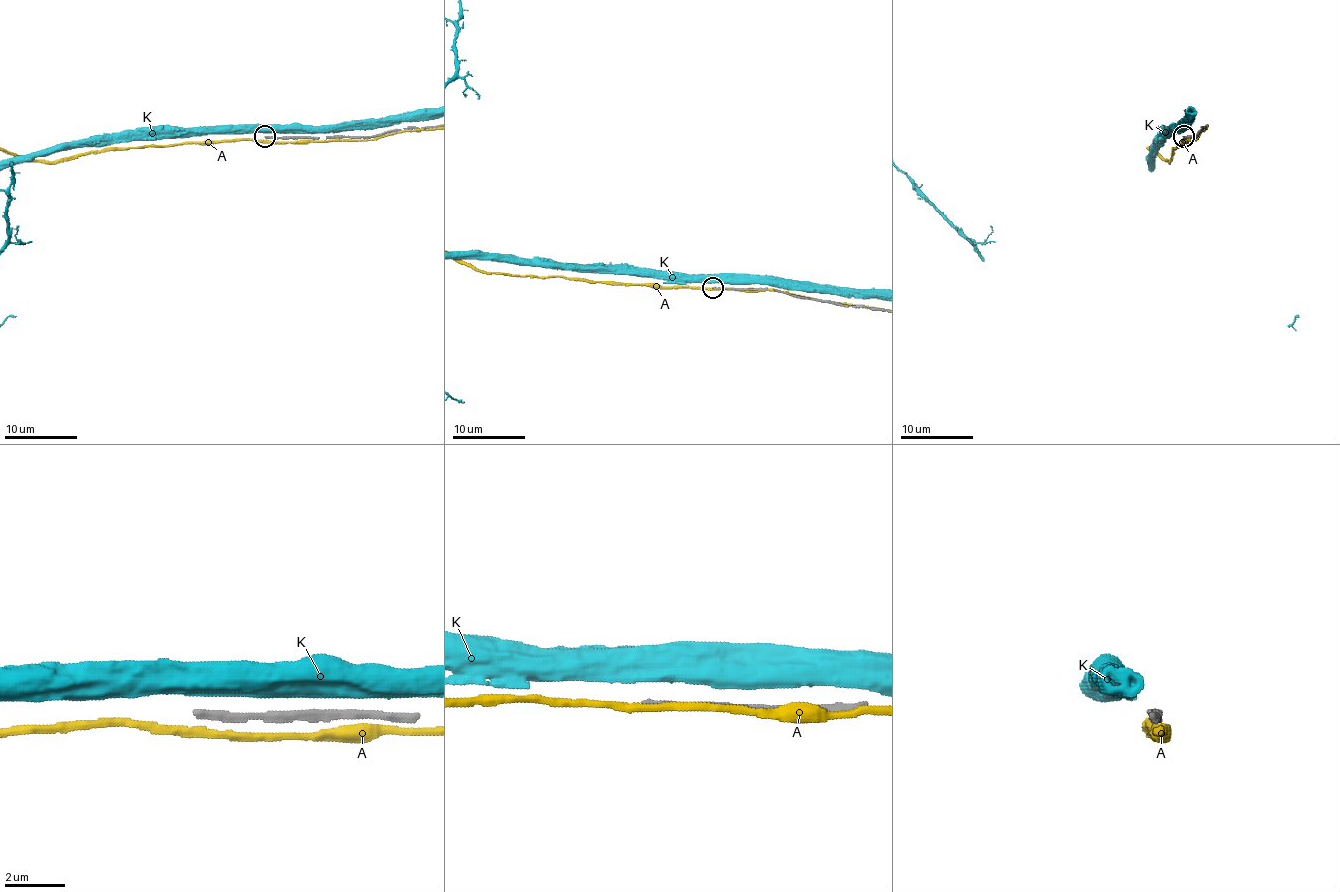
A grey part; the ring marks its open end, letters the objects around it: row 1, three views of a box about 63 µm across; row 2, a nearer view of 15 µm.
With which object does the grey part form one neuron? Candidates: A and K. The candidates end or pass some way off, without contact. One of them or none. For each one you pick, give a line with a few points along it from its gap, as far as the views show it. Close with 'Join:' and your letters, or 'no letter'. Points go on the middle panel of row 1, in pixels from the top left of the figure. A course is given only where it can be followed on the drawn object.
Join: no letter

